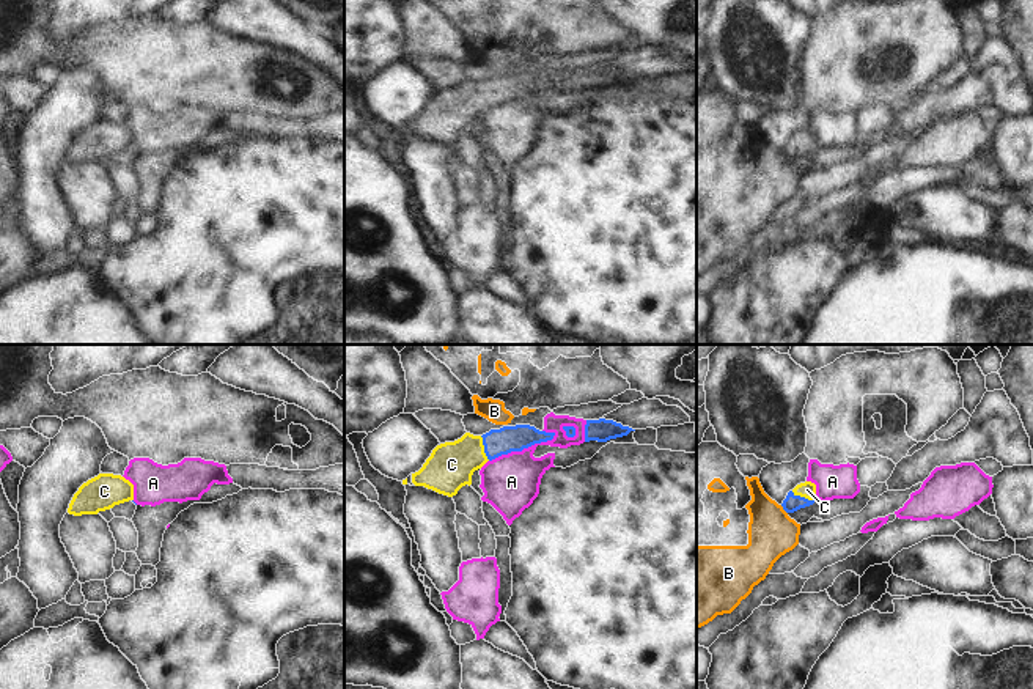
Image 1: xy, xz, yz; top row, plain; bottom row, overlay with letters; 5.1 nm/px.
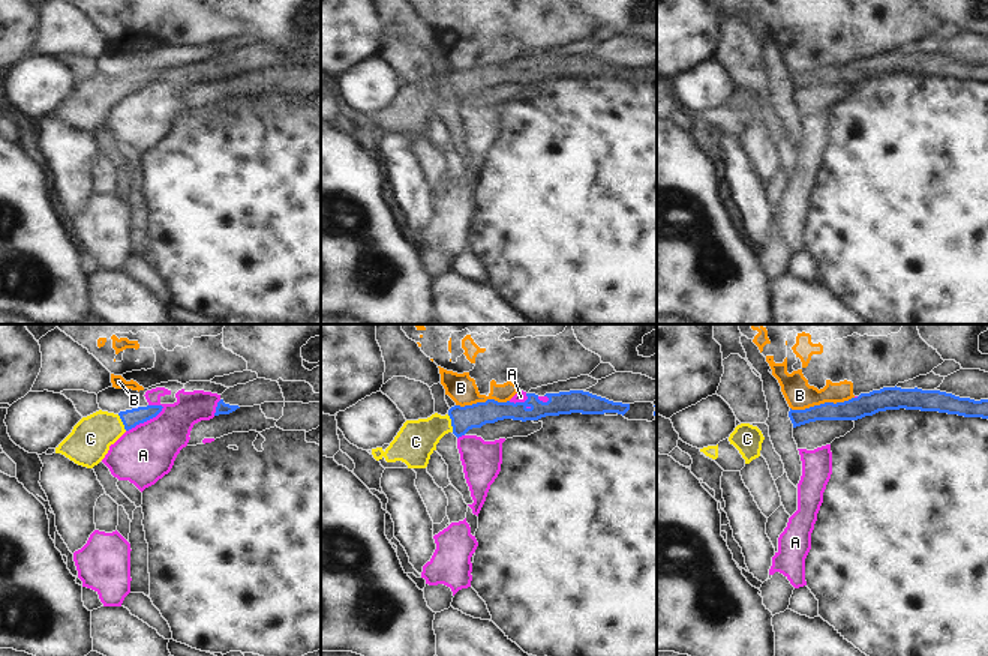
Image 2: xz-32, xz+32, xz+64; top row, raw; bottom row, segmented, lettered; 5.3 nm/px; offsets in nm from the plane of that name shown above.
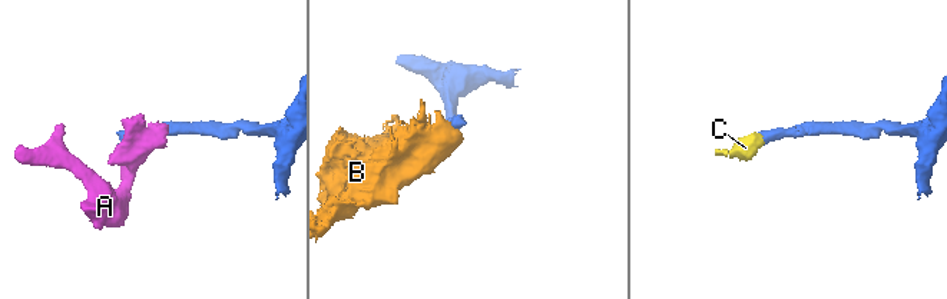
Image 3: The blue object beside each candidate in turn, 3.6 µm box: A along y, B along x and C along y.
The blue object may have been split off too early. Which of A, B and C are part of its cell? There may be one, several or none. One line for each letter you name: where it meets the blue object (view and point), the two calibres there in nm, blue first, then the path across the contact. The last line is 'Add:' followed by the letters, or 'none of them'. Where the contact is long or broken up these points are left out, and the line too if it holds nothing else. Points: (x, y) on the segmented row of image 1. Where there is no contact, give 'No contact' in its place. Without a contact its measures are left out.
C: Touches blue at yz (804, 497). Thickness 90 nm (blue) against 90 nm. Path across: yz (791, 504), (804, 497), (807, 490)
Add: C

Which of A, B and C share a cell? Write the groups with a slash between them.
A / B / C

